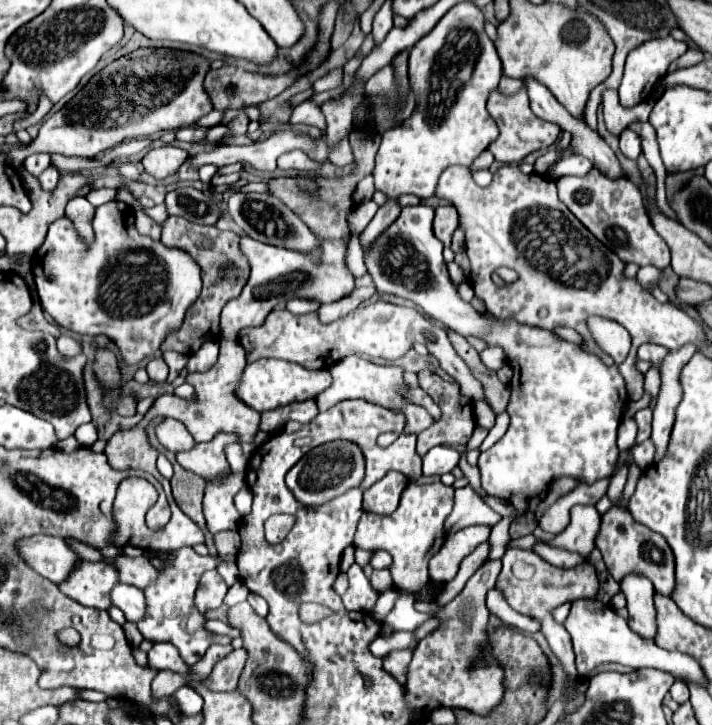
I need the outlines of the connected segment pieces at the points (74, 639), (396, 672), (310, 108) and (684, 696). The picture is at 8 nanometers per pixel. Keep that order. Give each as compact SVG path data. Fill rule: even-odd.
M64 628L64 630L60 630L56 636L58 636L58 640L60 640L62 644L66 644L66 646L78 646L78 644L80 644L80 634L78 634L74 628Z
M394 650L388 656L384 656L384 670L390 672L404 686L404 672L408 670L410 660L412 660L410 650Z
M304 102L300 104L294 114L292 114L292 120L290 122L304 122L304 124L310 124L310 126L316 126L322 130L322 136L324 136L324 128L326 128L326 120L320 112L320 106L314 104L314 102Z
M676 680L676 682L672 684L670 694L672 694L672 698L674 698L674 700L688 700L688 698L690 698L688 686L686 686L684 682L680 682L680 680Z

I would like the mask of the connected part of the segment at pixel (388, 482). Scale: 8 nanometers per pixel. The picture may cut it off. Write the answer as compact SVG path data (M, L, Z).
M390 472L380 482L364 492L364 510L366 512L380 512L392 514L398 508L400 494L406 488L408 478L400 472Z

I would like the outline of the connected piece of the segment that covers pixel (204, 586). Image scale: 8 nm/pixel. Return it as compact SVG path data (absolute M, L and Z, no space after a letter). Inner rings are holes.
M216 569L204 572L200 584L196 590L196 596L194 596L194 604L200 610L200 614L206 614L208 610L214 610L222 604L224 596L228 592L228 586Z

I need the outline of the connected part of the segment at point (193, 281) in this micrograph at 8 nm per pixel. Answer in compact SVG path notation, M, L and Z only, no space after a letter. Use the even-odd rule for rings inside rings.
M112 200L112 202L108 202L108 204L98 206L98 208L94 210L92 228L94 228L94 232L96 232L96 240L92 242L92 246L86 246L86 244L80 240L80 236L78 236L76 230L74 230L72 220L68 220L68 218L58 218L58 220L48 228L48 236L46 236L44 244L38 248L38 252L36 252L34 258L32 258L32 274L34 274L36 290L38 290L38 296L40 296L40 304L42 304L42 308L50 314L50 318L52 318L58 326L64 326L64 328L68 328L68 330L74 330L74 332L78 332L78 334L88 334L88 336L100 336L100 334L104 334L104 336L112 338L112 340L118 344L118 348L120 348L122 358L124 358L126 364L138 364L138 362L142 362L144 358L154 356L154 354L160 350L160 344L164 342L164 338L166 338L170 332L174 332L174 330L180 328L188 306L198 298L198 292L200 292L200 288L202 288L200 266L198 266L198 262L196 262L188 252L184 252L184 250L180 250L180 248L168 248L168 246L164 246L160 240L152 240L152 238L148 238L148 236L140 236L140 232L136 232L136 226L134 226L134 210L132 210L128 204L120 202L120 200ZM146 294L150 294L150 304L152 304L150 312L142 312L142 310L140 310L140 304L142 304L142 300L144 300ZM128 304L132 304L132 306L136 304L134 308L138 308L138 312L142 312L142 314L132 314L132 312L128 310L128 308L130 308Z

